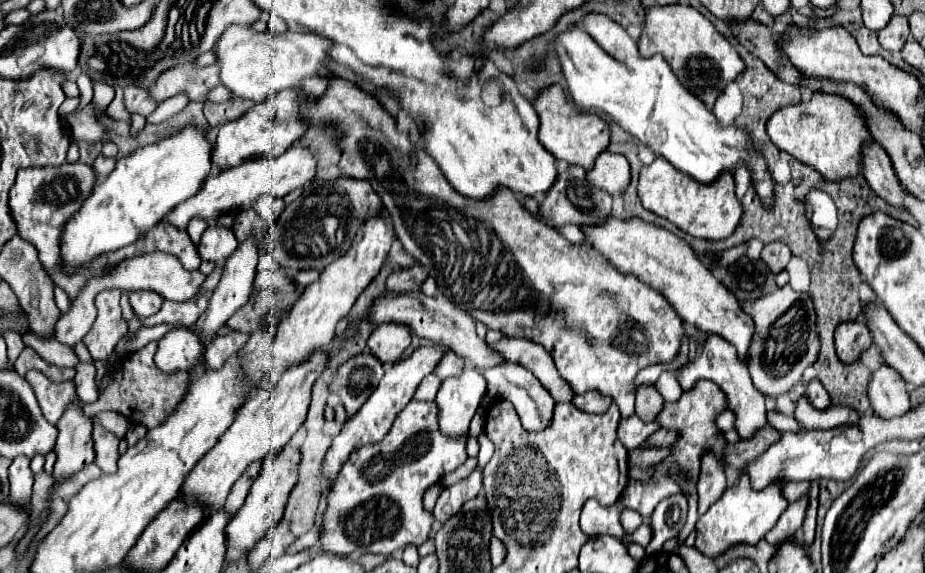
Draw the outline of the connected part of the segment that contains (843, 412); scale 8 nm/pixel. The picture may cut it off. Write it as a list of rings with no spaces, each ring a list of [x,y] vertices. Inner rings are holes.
[[[799,397],[795,405],[795,419],[805,427],[805,429],[829,429],[837,427],[839,423],[853,423],[857,419],[855,409],[849,407],[829,407],[829,409],[815,409],[805,397]]]

